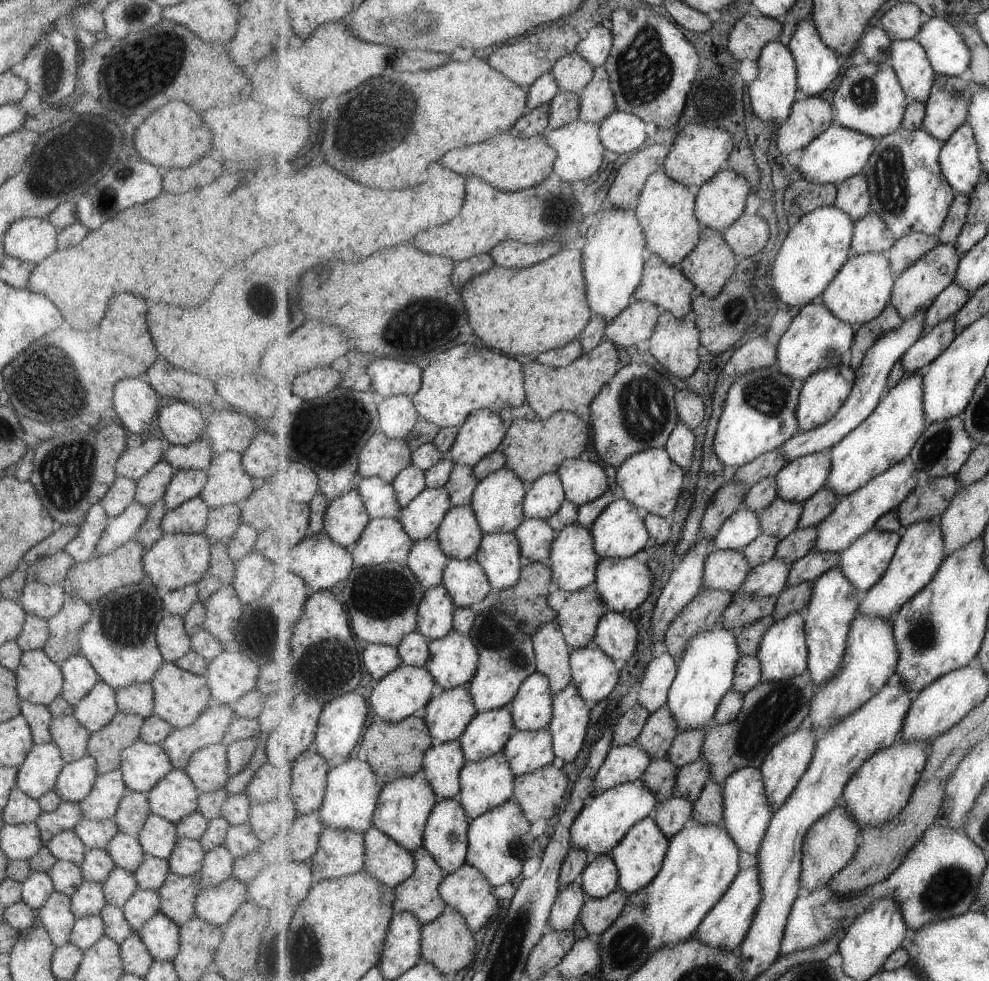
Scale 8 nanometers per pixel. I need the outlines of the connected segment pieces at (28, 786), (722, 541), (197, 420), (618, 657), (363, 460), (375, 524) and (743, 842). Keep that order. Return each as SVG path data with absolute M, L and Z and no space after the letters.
M52 742L33 745L18 766L14 787L29 798L39 798L54 787L64 764L59 749Z
M740 508L732 514L714 538L714 546L721 549L743 551L762 534L759 514Z
M183 401L169 402L157 411L157 424L170 445L188 445L202 432L202 412Z
M609 612L600 620L594 644L599 645L617 664L621 665L635 654L639 644L637 623L629 615Z
M378 430L365 445L359 457L359 474L363 477L383 477L393 483L397 475L413 462L413 449L406 439L392 439L388 434Z
M399 518L372 519L361 538L351 546L357 567L372 567L385 563L406 564L414 540Z
M743 767L727 777L722 785L724 796L723 826L734 838L740 850L757 856L775 814L773 806L766 795L766 784L761 769Z

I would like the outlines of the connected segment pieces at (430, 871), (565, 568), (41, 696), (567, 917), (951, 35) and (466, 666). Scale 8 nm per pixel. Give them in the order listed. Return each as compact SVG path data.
M424 846L414 852L414 857L415 874L395 888L394 911L414 912L425 926L437 920L448 906L439 890L447 874Z
M577 522L563 527L553 543L549 560L556 587L571 592L586 589L596 582L598 566L602 559L596 551L590 529Z
M42 649L21 653L14 668L15 692L20 701L47 706L62 689L60 665L51 662Z
M579 880L570 884L557 897L550 916L549 930L571 931L579 922L581 911L587 901Z
M930 18L915 39L926 48L937 76L958 77L970 68L971 49L962 30L950 20Z
M454 629L442 639L429 640L430 657L425 667L443 689L469 685L478 671L480 652L470 635Z

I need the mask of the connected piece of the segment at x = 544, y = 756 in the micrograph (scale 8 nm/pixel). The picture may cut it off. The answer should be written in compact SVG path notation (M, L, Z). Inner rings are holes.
M549 726L534 731L518 730L504 750L517 777L553 764L556 756Z

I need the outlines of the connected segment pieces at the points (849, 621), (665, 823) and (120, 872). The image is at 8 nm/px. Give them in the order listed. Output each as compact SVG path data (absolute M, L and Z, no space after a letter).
M840 566L828 570L813 584L812 599L802 615L806 620L806 639L810 652L808 674L819 686L830 683L842 667L850 638L850 628L859 615L860 604L857 600L857 592L860 590L849 580Z
M675 792L665 802L656 806L655 822L671 840L678 832L681 832L687 824L693 822L692 814L694 804L686 798L679 797Z
M115 866L101 884L105 902L116 907L125 904L129 896L138 889L133 873Z

